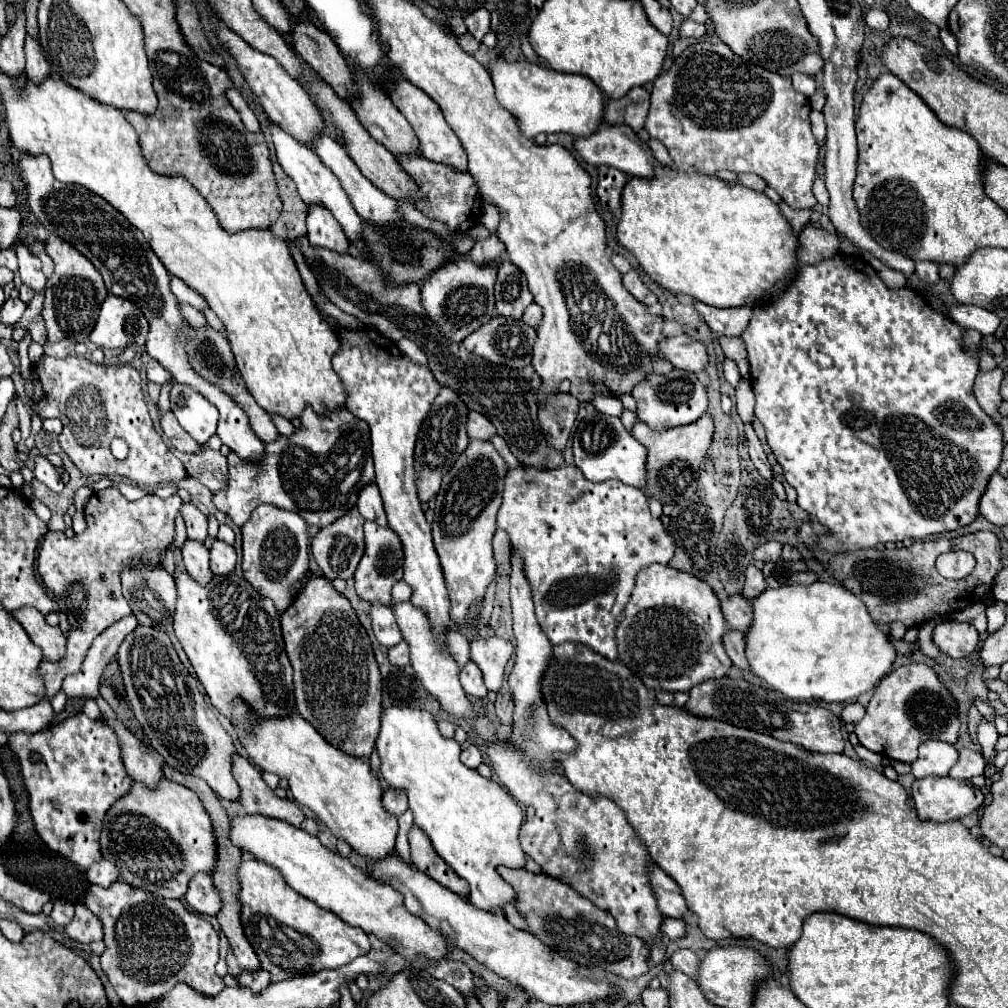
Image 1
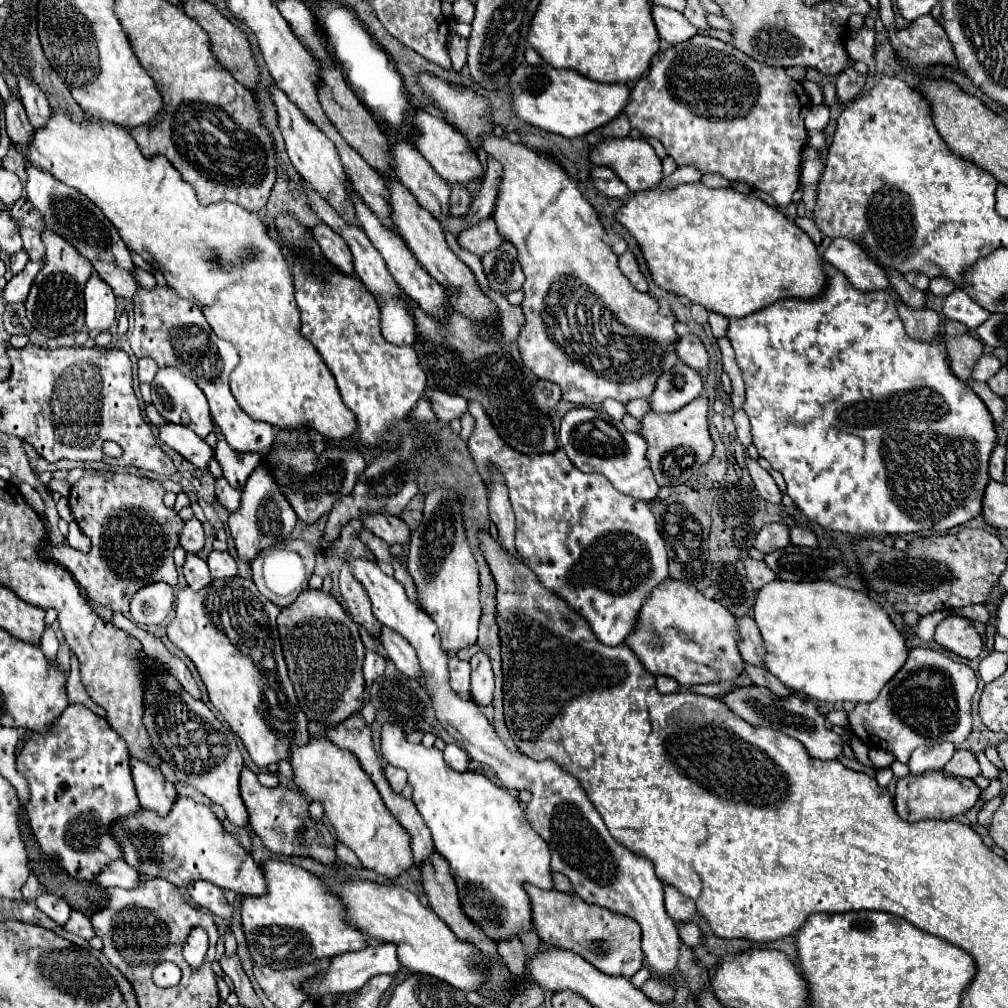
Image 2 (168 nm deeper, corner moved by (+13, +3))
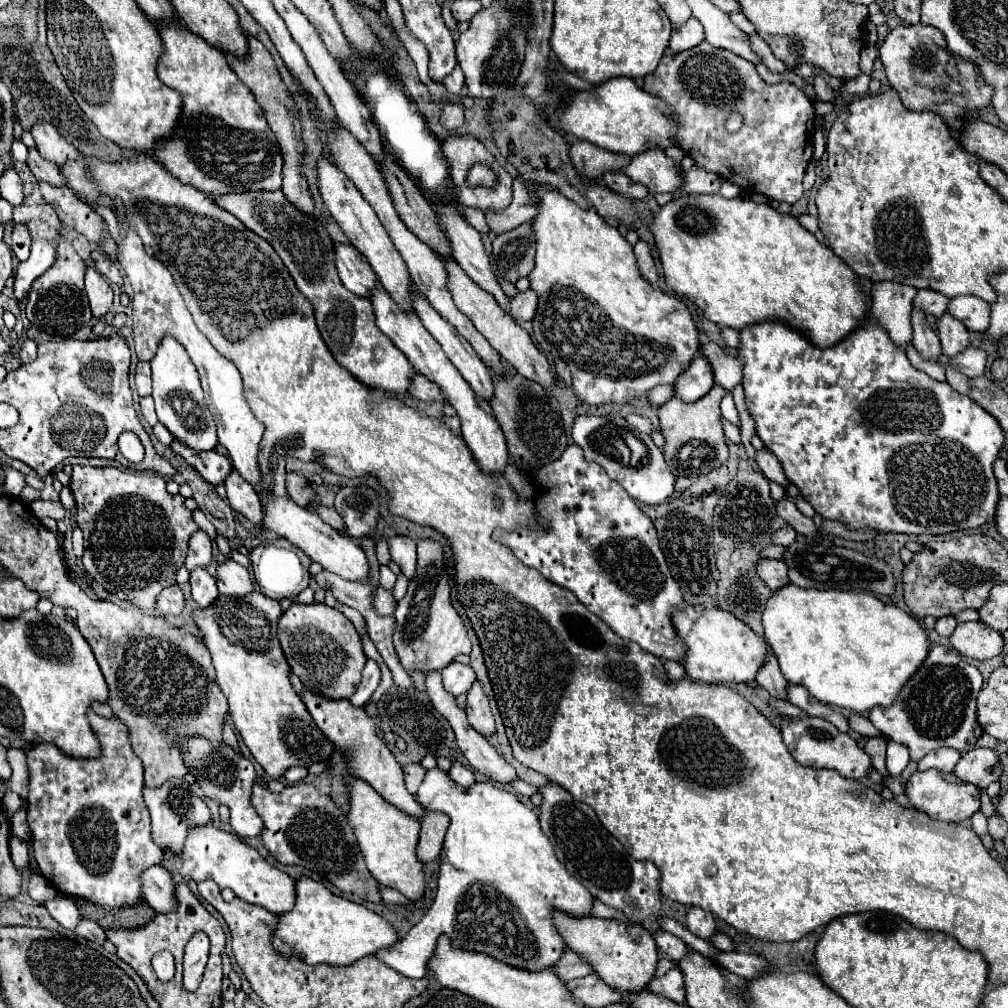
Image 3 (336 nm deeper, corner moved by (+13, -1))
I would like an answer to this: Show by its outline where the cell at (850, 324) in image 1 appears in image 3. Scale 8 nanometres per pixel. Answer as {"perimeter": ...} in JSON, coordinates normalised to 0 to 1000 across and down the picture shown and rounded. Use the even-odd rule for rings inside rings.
{"perimeter":[[[865,312],[859,313],[853,325],[847,325],[843,333],[839,333],[837,337],[833,337],[833,341],[827,341],[823,345],[808,343],[798,331],[794,331],[792,327],[784,325],[774,317],[744,321],[736,325],[732,331],[734,331],[732,353],[738,365],[736,383],[740,387],[742,409],[750,419],[750,431],[754,433],[758,442],[772,454],[782,478],[794,486],[798,496],[804,498],[810,510],[813,510],[817,516],[829,516],[837,520],[841,526],[869,526],[869,528],[893,528],[893,530],[942,530],[950,526],[970,524],[976,518],[986,516],[990,482],[984,470],[984,460],[996,440],[996,429],[992,421],[978,407],[968,403],[968,399],[956,395],[954,391],[948,391],[948,387],[944,387],[938,379],[931,379],[923,375],[919,369],[907,365],[901,359],[897,347],[881,335],[881,329],[873,323],[873,319],[867,317]]]}

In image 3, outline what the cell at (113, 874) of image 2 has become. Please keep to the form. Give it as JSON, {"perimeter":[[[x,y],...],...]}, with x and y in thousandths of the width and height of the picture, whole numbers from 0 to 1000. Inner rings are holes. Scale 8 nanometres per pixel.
{"perimeter":[[[151,859],[139,867],[139,879],[143,883],[143,895],[157,903],[169,905],[173,901],[173,875],[171,867],[161,859]]]}

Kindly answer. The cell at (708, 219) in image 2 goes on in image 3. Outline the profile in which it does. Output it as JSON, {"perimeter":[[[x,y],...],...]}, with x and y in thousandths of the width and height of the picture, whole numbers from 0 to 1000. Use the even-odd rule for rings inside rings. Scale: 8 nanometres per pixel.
{"perimeter":[[[685,192],[685,194],[675,194],[675,196],[669,196],[667,200],[659,202],[653,206],[653,210],[647,210],[643,216],[641,216],[641,224],[643,228],[647,230],[649,238],[651,238],[651,246],[653,246],[653,254],[655,254],[655,262],[657,262],[657,268],[659,268],[659,278],[661,278],[661,284],[667,286],[671,292],[687,298],[694,308],[696,312],[710,319],[712,323],[724,323],[724,325],[738,325],[738,323],[744,323],[744,321],[750,321],[750,319],[756,319],[756,317],[776,317],[780,321],[784,321],[786,325],[794,327],[798,333],[802,333],[810,343],[813,345],[821,345],[829,339],[833,339],[837,333],[841,333],[845,329],[845,325],[851,325],[861,310],[861,302],[863,302],[863,296],[857,294],[851,284],[849,284],[849,272],[843,268],[843,264],[839,264],[827,250],[825,246],[813,242],[810,238],[808,232],[804,232],[800,226],[796,226],[792,222],[790,216],[786,216],[784,212],[774,212],[770,210],[766,204],[762,202],[752,202],[752,200],[746,200],[746,198],[738,198],[738,196],[726,196],[726,198],[720,198],[718,194],[714,192]]]}

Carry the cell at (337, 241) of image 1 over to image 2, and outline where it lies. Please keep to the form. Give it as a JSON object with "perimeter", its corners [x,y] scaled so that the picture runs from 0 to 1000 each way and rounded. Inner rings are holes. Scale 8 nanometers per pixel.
{"perimeter":[[[315,222],[313,226],[310,226],[310,232],[313,236],[313,240],[319,246],[319,252],[335,266],[339,268],[343,274],[351,272],[351,256],[349,250],[345,246],[345,242],[341,240],[341,236],[337,232],[333,232],[327,224],[323,222]]]}

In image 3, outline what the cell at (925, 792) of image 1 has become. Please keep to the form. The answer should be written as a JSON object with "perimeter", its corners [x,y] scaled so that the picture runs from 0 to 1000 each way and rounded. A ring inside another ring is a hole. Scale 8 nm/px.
{"perimeter":[[[931,764],[907,766],[899,776],[899,790],[909,804],[935,815],[954,815],[972,804],[972,784],[966,778],[954,776],[946,768],[942,772],[940,768],[933,768]]]}

